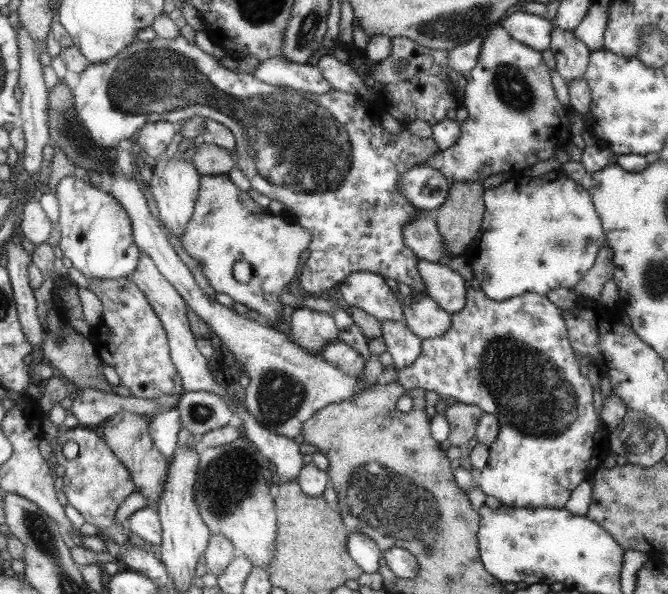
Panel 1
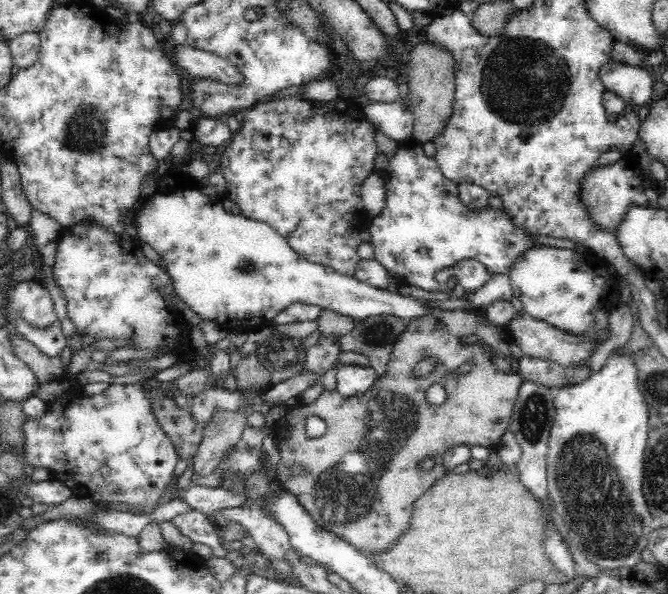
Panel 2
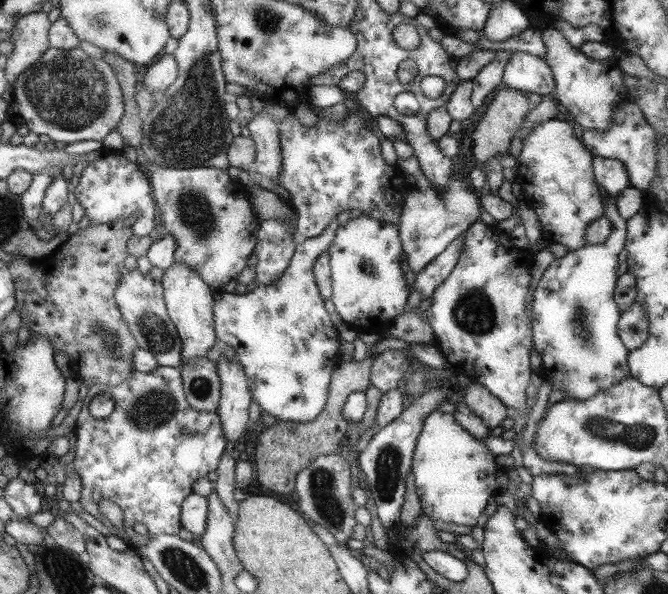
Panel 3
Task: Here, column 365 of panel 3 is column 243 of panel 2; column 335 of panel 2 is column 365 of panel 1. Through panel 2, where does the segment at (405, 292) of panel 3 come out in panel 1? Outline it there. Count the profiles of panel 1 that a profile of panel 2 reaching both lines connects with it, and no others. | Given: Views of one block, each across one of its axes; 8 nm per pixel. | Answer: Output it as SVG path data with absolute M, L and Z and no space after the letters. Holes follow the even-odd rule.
M358 271L340 283L340 294L344 302L364 309L380 322L391 320L404 322L402 304L396 300L389 284L384 282L381 274Z

